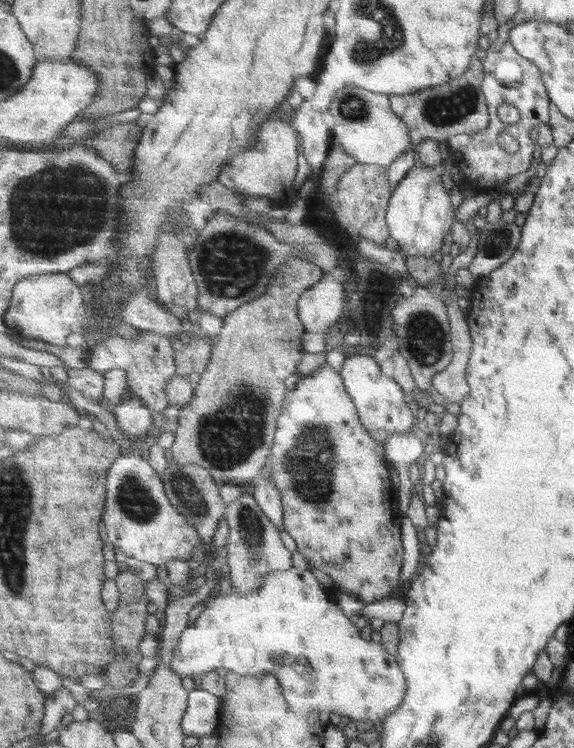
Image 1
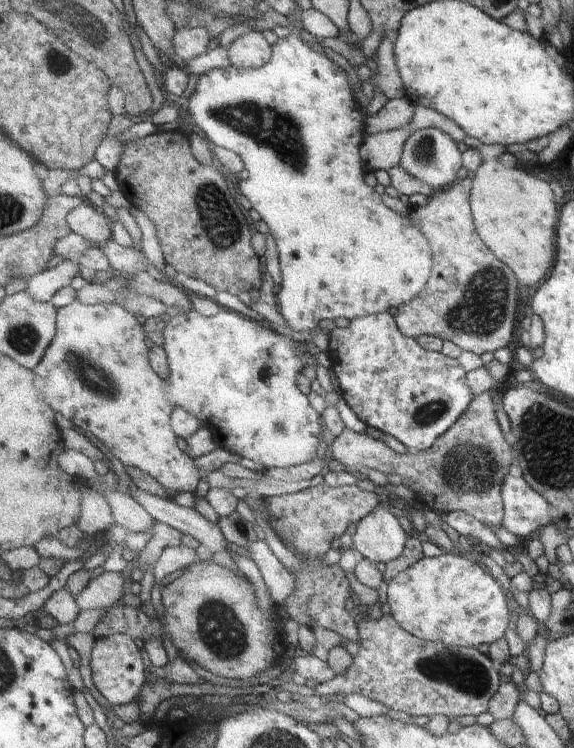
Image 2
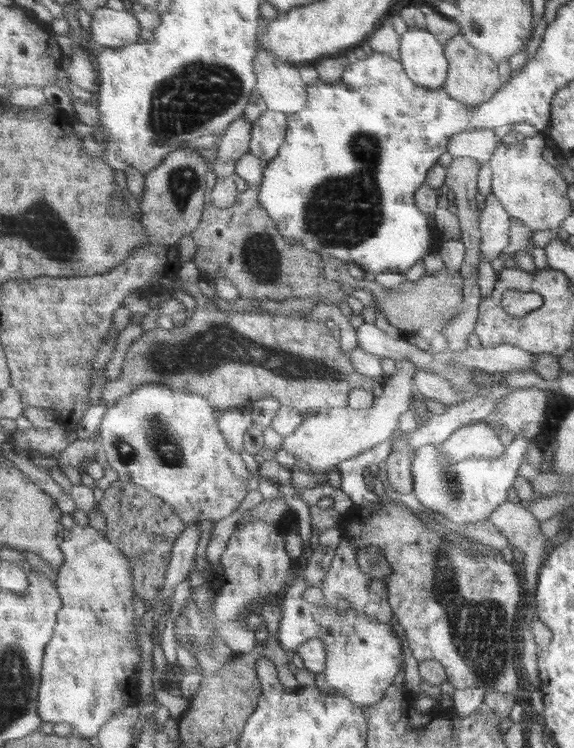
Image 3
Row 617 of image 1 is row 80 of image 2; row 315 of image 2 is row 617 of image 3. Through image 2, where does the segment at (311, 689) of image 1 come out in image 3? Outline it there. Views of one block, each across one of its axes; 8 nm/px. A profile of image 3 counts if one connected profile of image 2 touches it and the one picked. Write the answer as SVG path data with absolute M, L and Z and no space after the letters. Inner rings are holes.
M289 596L285 598L283 604L285 610L283 610L278 637L285 650L289 653L297 652L304 642L308 642L311 638L321 638L327 648L327 669L323 673L326 682L333 688L333 693L349 698L353 704L358 704L362 709L376 705L385 698L386 690L393 684L395 676L401 672L401 666L405 662L403 638L397 634L395 628L385 621L367 617L365 613L357 611L351 605L345 611L339 612L336 605L331 605L327 601L323 604L314 604L306 602L303 598L289 598Z

